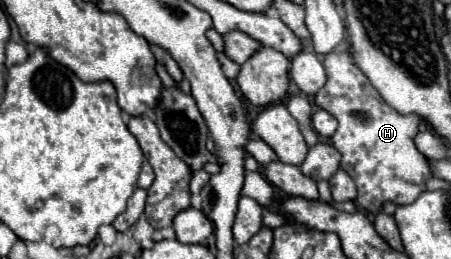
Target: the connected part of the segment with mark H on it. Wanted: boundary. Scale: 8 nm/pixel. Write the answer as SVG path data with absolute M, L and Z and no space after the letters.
M330 52L324 58L324 68L328 82L316 94L316 104L338 120L332 144L342 154L342 170L348 172L358 186L356 206L376 214L386 202L394 202L396 206L412 204L432 178L432 172L428 172L428 158L420 156L414 144L422 118L418 114L400 114L388 106L350 54Z

